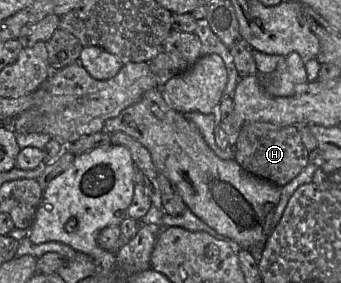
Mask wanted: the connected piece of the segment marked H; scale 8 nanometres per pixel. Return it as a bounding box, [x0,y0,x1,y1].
[234,122,309,187]

